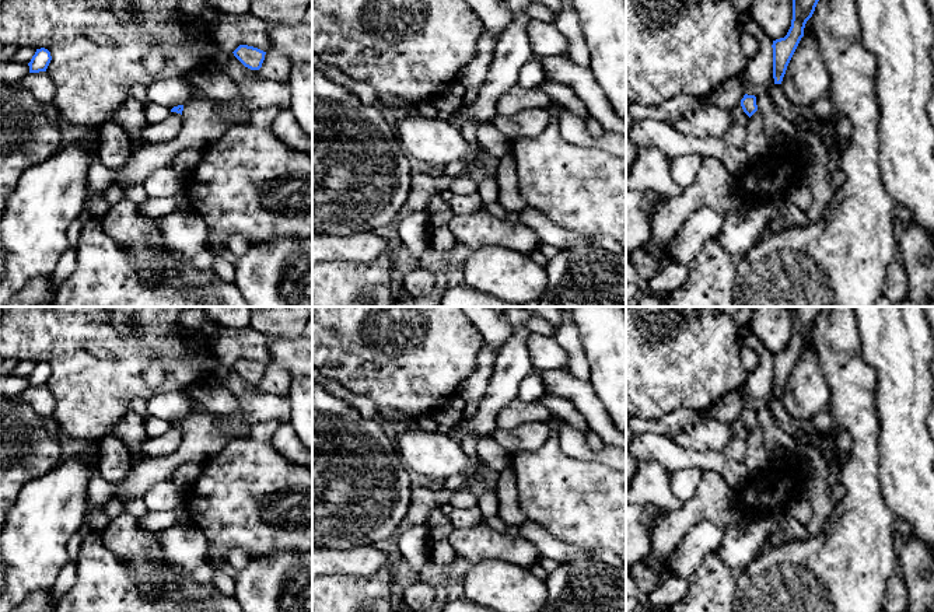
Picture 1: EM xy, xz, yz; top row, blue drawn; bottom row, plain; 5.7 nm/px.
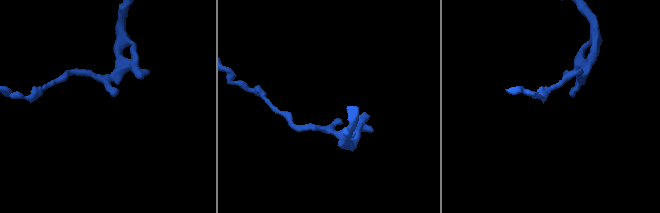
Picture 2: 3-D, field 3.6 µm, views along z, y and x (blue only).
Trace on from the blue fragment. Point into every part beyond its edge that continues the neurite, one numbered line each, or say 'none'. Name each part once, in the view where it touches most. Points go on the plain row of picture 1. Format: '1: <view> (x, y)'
none

